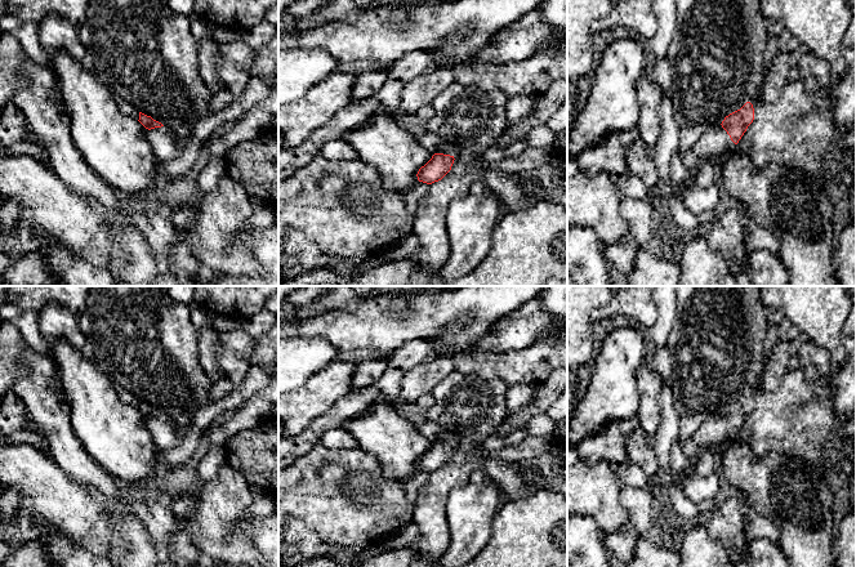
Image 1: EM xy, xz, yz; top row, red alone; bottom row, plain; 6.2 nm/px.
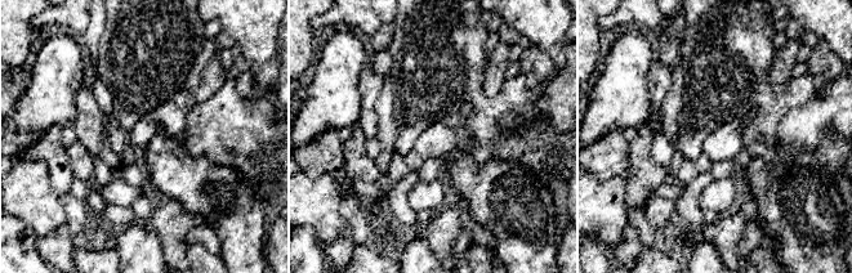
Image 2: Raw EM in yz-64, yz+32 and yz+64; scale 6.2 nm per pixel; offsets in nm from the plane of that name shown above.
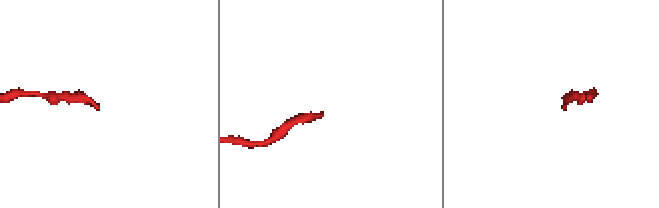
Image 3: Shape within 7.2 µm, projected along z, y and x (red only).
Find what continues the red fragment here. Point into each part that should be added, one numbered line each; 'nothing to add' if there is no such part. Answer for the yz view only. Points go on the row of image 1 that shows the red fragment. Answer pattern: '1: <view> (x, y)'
1: yz (714, 142)

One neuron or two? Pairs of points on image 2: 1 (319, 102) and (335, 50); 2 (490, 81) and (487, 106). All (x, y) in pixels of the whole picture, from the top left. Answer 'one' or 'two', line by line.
1: one
2: two

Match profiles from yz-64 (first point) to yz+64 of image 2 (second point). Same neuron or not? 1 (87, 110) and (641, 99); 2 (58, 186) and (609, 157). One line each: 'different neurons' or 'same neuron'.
1: different neurons
2: same neuron

